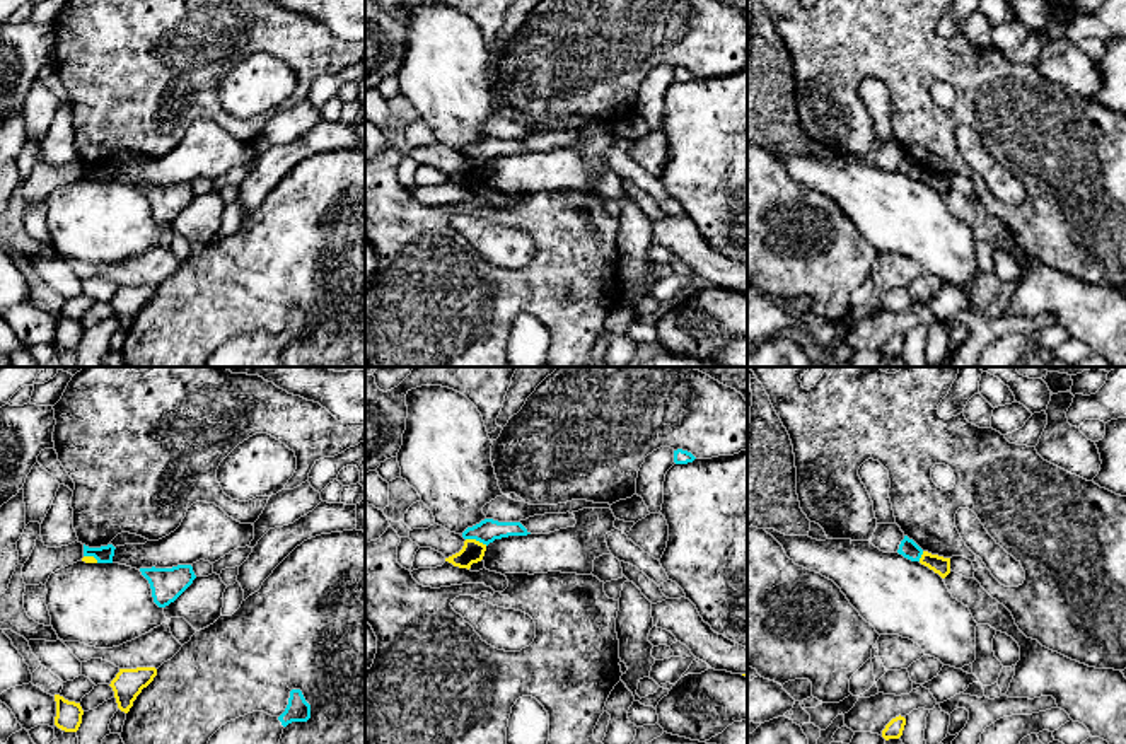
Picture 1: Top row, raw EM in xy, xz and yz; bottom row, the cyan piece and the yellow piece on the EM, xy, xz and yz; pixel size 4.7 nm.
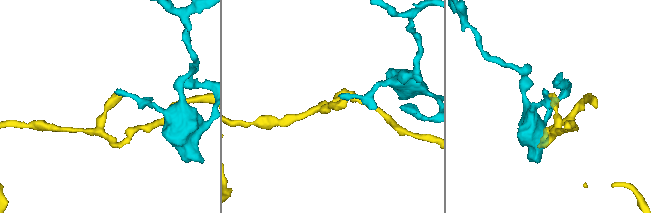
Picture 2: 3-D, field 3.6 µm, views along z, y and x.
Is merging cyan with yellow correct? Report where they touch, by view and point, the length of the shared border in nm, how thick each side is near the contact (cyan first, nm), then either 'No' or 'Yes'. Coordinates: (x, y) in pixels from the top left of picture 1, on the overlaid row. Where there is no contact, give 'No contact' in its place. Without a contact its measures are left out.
Touches cyan at xz (476, 540). Shared border 110 nm. Thickness 110 nm (cyan) against 110 nm. No

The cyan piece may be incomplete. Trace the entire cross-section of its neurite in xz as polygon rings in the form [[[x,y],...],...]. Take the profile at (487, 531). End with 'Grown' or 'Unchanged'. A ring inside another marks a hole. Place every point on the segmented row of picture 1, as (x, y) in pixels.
[[[485,519],[479,524],[467,527],[462,532],[464,539],[476,539],[483,544],[490,544],[495,539],[508,536],[527,536],[531,534],[520,522],[498,522],[493,519]]]. Unchanged

